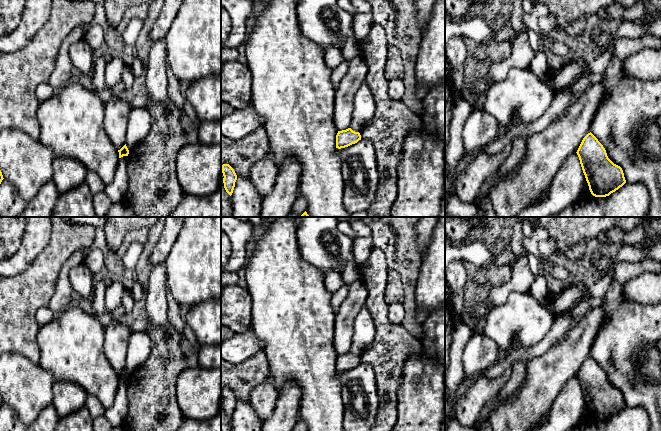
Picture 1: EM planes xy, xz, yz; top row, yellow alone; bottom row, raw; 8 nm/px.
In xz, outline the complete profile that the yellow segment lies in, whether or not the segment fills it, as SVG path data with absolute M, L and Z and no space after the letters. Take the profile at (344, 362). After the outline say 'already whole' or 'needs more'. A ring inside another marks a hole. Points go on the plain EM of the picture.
M351 352L338 355L336 359L336 372L341 373L348 371L357 367L359 364L361 364L360 357L353 355Z | already whole

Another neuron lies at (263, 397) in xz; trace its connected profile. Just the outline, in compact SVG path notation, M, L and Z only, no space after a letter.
M270 374L262 384L252 389L250 403L262 422L272 416L277 398L278 392Z

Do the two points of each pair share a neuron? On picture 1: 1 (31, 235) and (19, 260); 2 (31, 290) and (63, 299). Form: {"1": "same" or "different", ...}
{"1": "same", "2": "different"}

